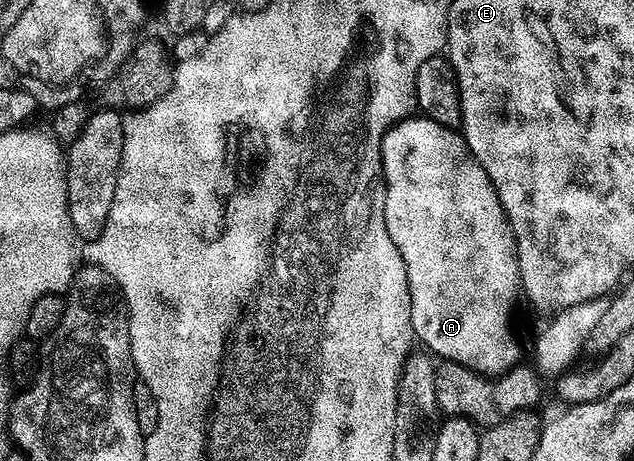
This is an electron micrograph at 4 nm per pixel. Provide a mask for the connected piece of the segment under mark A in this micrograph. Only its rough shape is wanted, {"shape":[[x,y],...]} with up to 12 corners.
{"shape":[[458,130],[382,138],[414,337],[519,365],[516,240]]}

